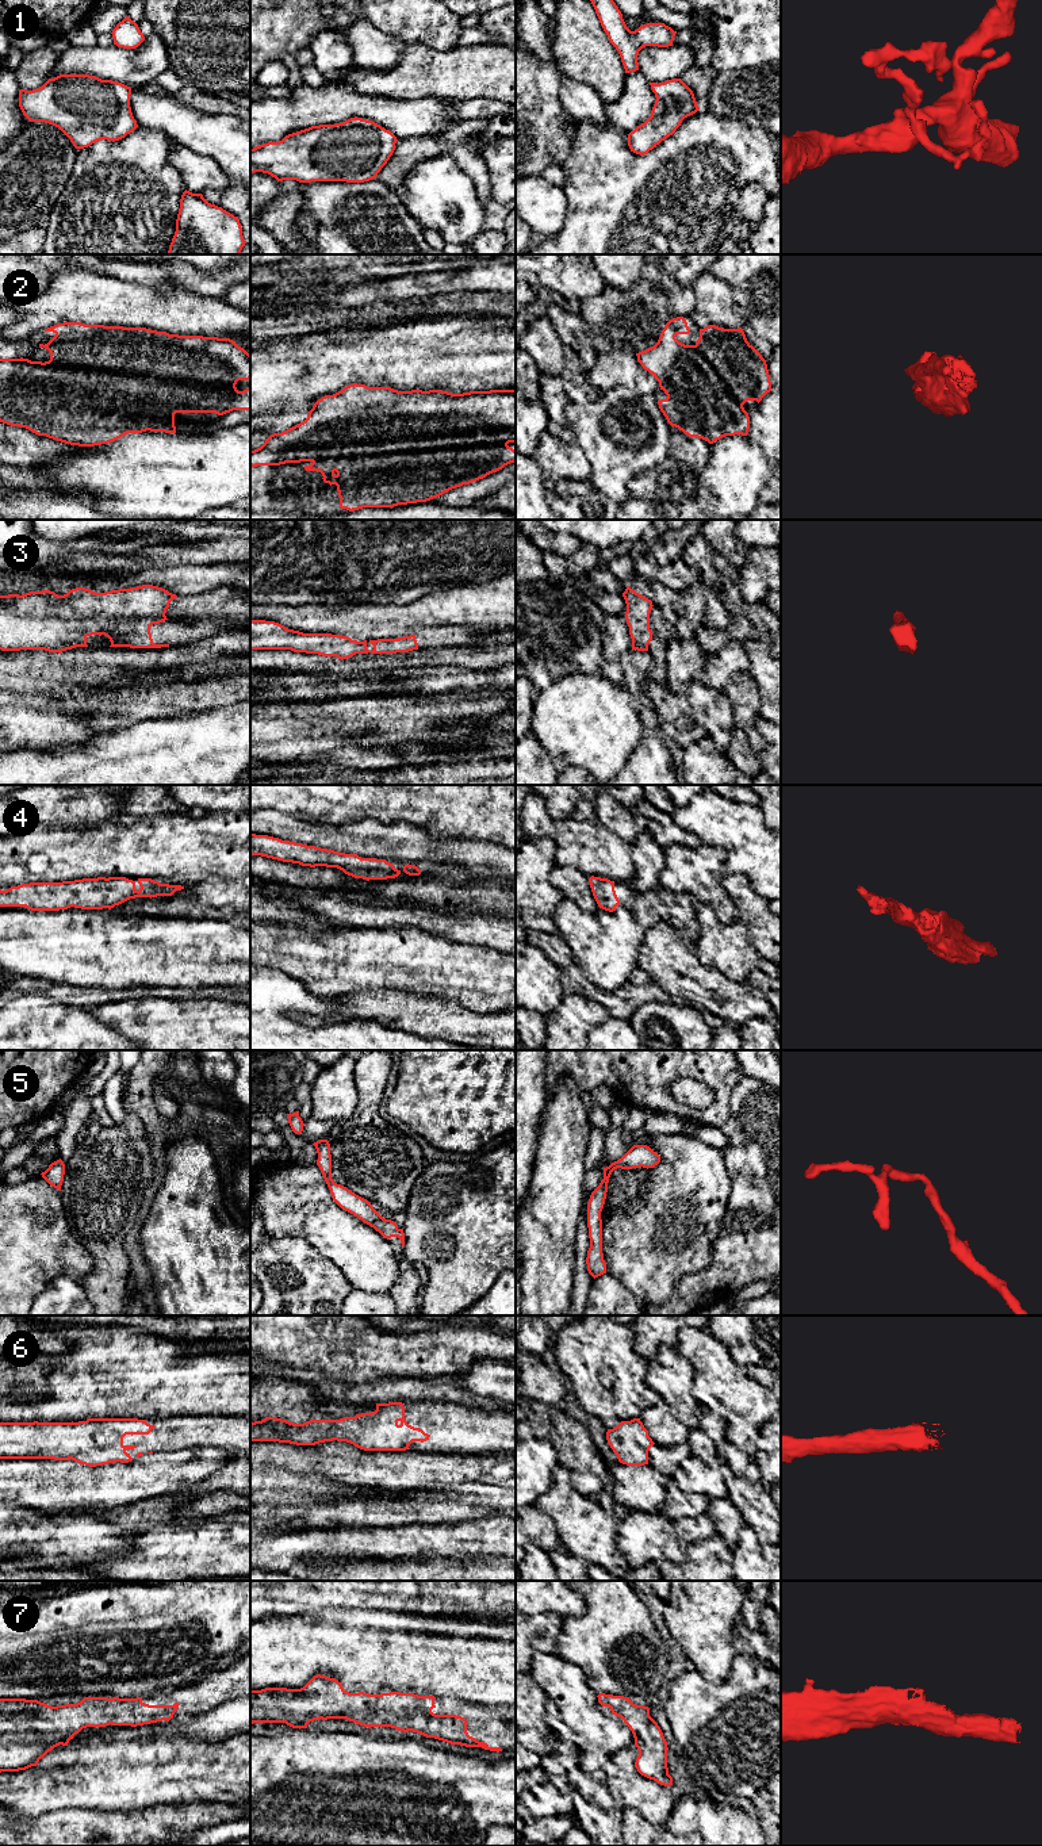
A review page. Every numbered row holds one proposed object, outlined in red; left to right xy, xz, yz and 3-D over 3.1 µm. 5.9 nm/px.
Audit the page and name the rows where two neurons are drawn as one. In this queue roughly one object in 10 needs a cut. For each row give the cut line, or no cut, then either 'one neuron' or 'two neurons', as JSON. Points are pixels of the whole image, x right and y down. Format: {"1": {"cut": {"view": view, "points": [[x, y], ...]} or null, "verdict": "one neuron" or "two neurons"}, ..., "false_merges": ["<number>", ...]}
{"1": {"cut": null, "verdict": "one neuron"}, "2": {"cut": null, "verdict": "one neuron"}, "3": {"cut": null, "verdict": "one neuron"}, "4": {"cut": null, "verdict": "one neuron"}, "5": {"cut": null, "verdict": "one neuron"}, "6": {"cut": null, "verdict": "one neuron"}, "7": {"cut": null, "verdict": "one neuron"}, "false_merges": []}

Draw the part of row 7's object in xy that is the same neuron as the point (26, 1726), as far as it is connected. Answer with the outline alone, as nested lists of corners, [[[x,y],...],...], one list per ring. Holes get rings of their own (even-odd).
[[[84,1697],[77,1704],[57,1707],[0,1698],[0,1773],[37,1766],[54,1747],[68,1746],[83,1728],[169,1721],[179,1705],[149,1705],[142,1697]]]

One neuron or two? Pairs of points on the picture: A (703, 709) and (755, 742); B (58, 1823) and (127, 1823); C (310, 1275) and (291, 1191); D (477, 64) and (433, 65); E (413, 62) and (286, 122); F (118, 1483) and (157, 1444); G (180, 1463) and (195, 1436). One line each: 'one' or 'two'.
A: two
B: one
C: two
D: one
E: two
F: two
G: two

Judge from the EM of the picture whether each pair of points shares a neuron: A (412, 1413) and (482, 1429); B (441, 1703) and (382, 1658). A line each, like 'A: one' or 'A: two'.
A: one
B: two

